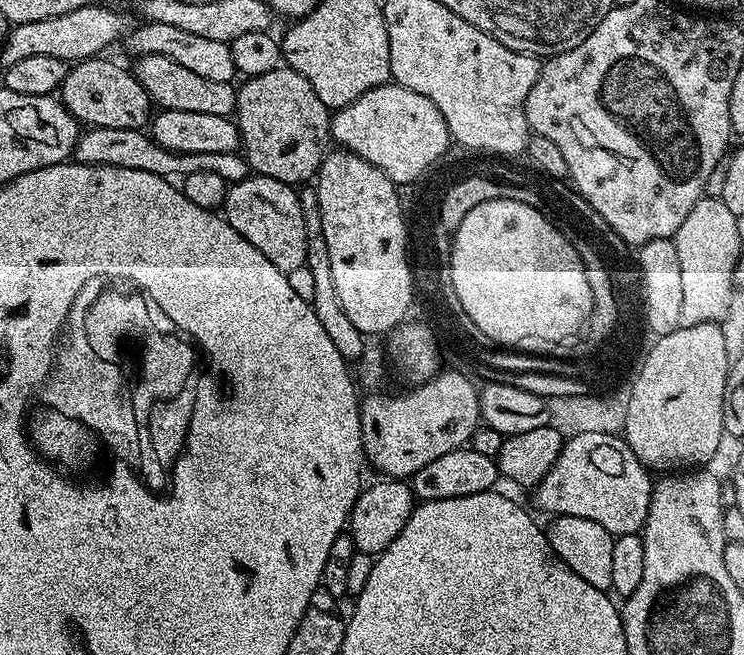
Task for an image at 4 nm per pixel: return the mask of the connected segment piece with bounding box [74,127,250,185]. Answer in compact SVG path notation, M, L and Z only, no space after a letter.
M89 127L81 133L80 141L76 144L74 160L77 164L105 164L130 170L146 170L150 174L158 174L165 178L183 178L198 170L210 170L227 180L229 185L234 185L250 175L248 162L239 151L190 154L166 150L162 145L157 144L147 131L138 128Z

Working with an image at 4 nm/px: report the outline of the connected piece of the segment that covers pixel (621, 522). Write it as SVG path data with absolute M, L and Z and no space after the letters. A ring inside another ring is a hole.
M580 433L577 436L567 437L564 441L564 449L558 454L558 462L554 462L554 466L550 466L550 470L546 474L546 478L542 478L540 483L534 489L536 495L536 504L544 512L549 512L549 517L573 516L574 518L590 518L590 522L598 522L598 526L602 526L607 532L612 533L613 537L625 536L626 534L637 534L643 529L648 511L650 510L650 498L652 497L653 477L650 475L649 469L643 462L639 461L633 450L627 444L623 435L612 435L610 433Z

